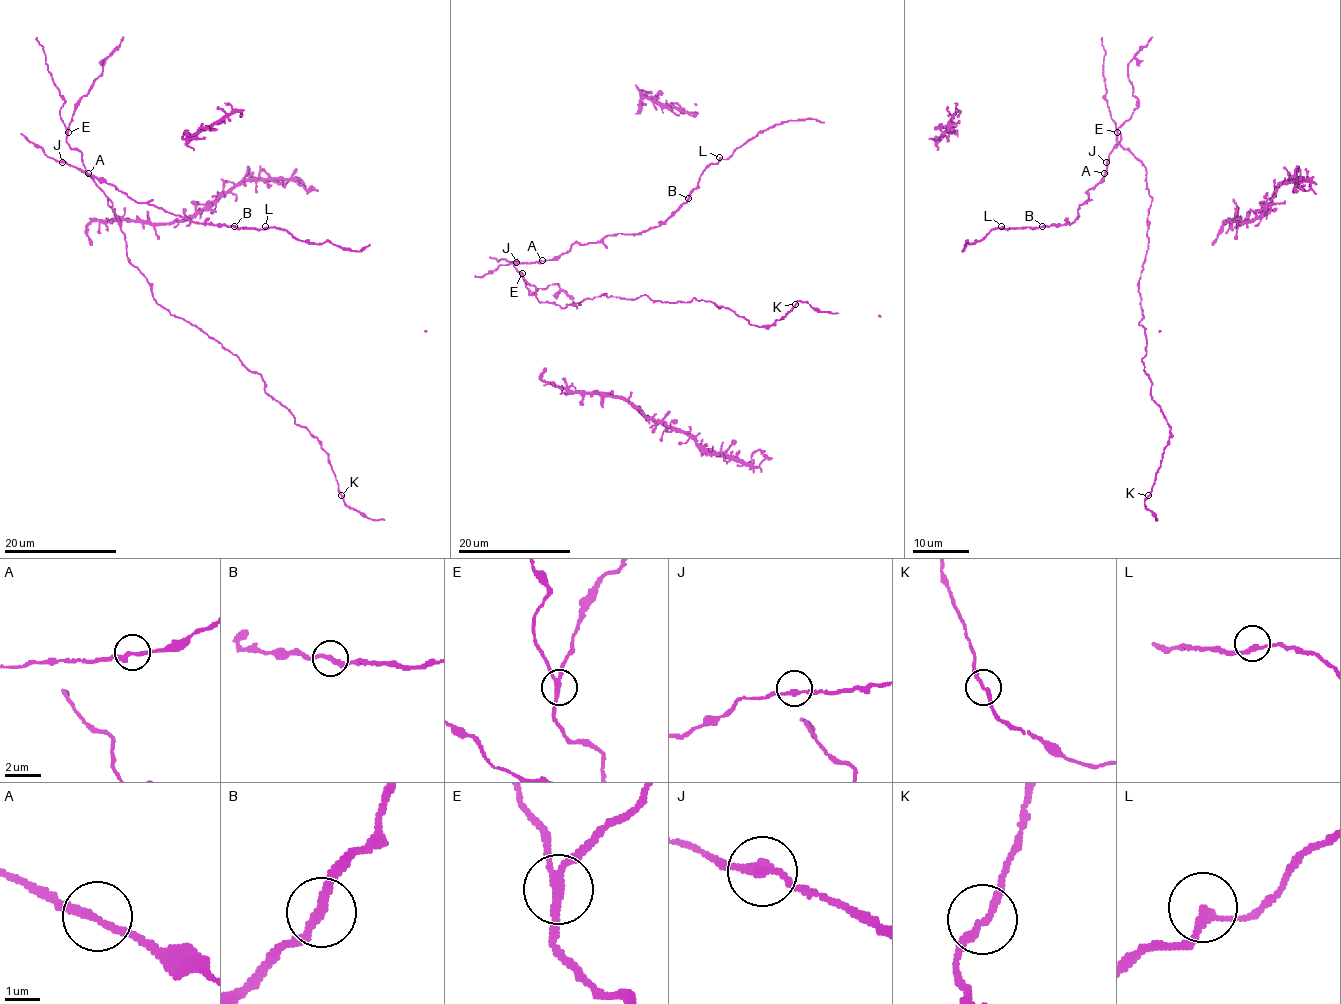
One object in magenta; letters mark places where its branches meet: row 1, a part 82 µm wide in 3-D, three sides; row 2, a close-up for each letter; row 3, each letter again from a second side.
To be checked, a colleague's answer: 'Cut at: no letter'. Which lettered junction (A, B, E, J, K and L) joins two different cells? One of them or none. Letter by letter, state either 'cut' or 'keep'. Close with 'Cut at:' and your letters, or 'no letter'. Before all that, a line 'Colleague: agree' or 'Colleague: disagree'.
Colleague: disagree
A: keep
B: keep
E: cut
J: keep
K: keep
L: keep
Cut at: E

